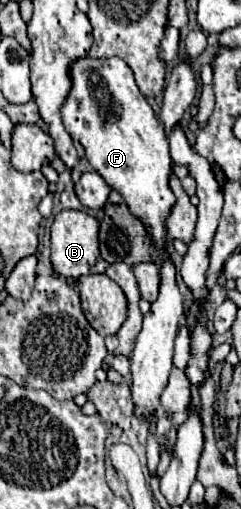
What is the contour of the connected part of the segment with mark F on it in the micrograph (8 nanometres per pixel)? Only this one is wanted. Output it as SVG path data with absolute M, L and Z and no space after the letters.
M79 58L71 66L71 92L65 100L65 106L61 106L63 124L73 140L77 140L85 148L85 158L93 166L95 172L99 172L105 182L117 190L123 200L127 202L129 210L141 218L151 232L151 238L157 246L165 248L165 218L175 204L175 196L169 190L169 176L171 176L171 164L169 158L169 140L165 136L163 126L159 124L157 116L153 114L151 106L145 102L143 94L139 92L131 68L121 58Z

